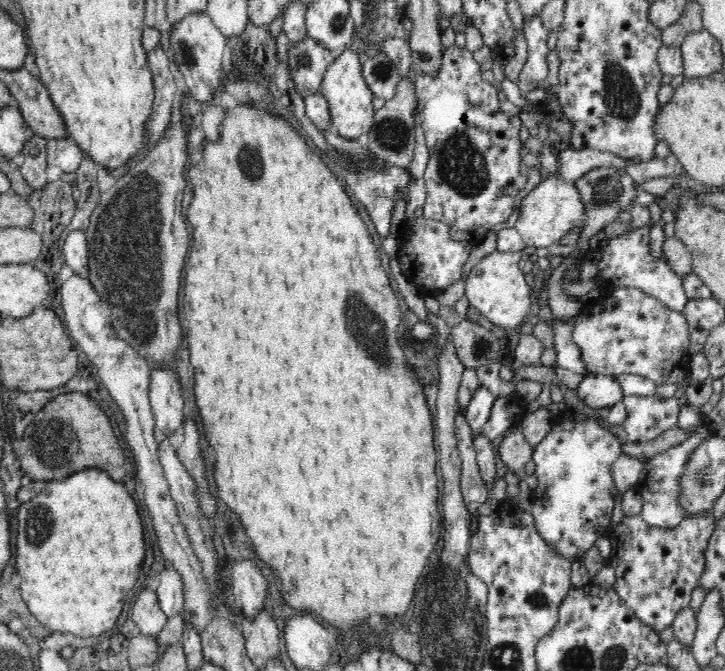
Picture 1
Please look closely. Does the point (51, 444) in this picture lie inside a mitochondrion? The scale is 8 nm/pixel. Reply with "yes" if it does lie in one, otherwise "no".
yes

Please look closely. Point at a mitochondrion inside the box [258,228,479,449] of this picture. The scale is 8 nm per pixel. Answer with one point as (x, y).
(366, 327)

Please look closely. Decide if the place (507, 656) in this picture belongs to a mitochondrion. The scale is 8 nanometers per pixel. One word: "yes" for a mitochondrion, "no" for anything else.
yes

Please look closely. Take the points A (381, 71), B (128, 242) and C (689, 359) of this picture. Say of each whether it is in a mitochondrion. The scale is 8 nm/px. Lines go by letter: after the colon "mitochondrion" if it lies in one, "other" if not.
A: mitochondrion
B: mitochondrion
C: other

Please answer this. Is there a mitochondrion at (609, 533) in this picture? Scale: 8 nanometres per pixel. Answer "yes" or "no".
no

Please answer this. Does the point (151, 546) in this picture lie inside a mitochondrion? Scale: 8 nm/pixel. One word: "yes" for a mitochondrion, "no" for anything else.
no

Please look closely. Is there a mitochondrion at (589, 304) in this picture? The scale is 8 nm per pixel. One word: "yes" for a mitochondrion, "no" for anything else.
no

